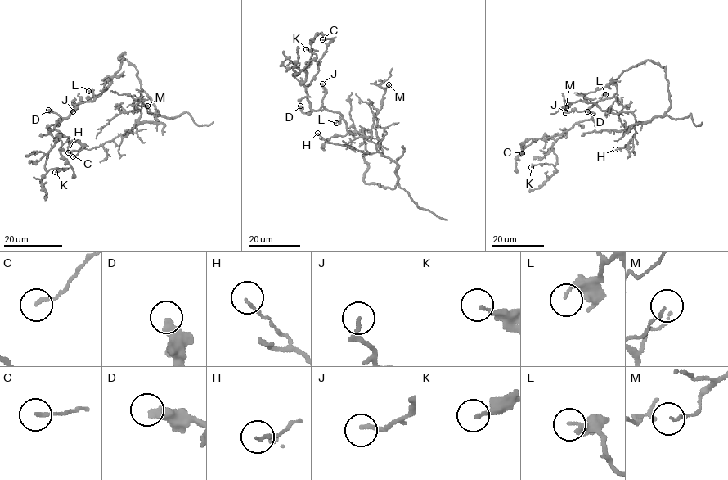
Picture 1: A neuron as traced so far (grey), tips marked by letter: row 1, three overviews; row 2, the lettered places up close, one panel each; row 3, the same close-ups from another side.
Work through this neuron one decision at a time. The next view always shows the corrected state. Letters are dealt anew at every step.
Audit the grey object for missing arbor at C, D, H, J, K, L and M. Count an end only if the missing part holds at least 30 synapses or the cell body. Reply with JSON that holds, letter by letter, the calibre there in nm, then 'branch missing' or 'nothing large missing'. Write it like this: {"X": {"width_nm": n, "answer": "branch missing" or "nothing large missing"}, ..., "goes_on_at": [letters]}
{"C": {"width_nm": 150, "answer": "nothing large missing"}, "D": {"width_nm": 400, "answer": "nothing large missing"}, "H": {"width_nm": 140, "answer": "nothing large missing"}, "J": {"width_nm": 180, "answer": "nothing large missing"}, "K": {"width_nm": 170, "answer": "nothing large missing"}, "L": {"width_nm": 120, "answer": "nothing large missing"}, "M": {"width_nm": 90, "answer": "nothing large missing"}, "goes_on_at": []}

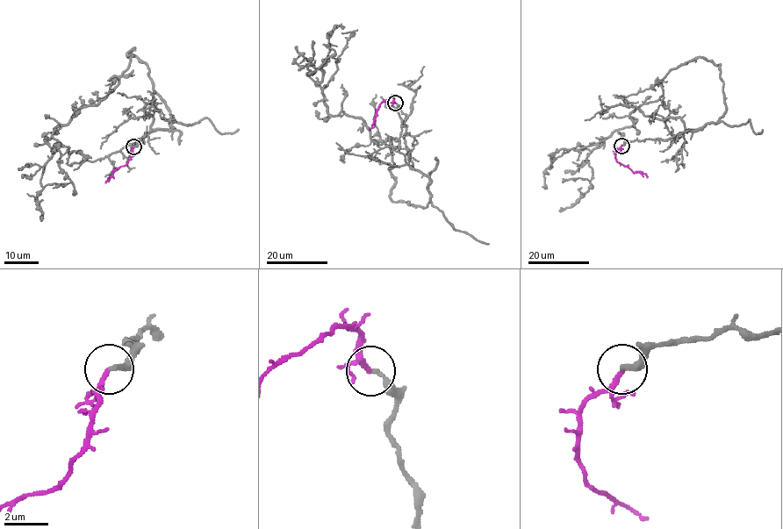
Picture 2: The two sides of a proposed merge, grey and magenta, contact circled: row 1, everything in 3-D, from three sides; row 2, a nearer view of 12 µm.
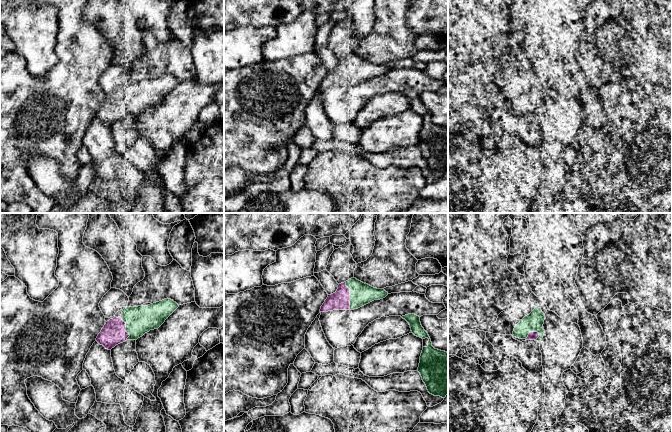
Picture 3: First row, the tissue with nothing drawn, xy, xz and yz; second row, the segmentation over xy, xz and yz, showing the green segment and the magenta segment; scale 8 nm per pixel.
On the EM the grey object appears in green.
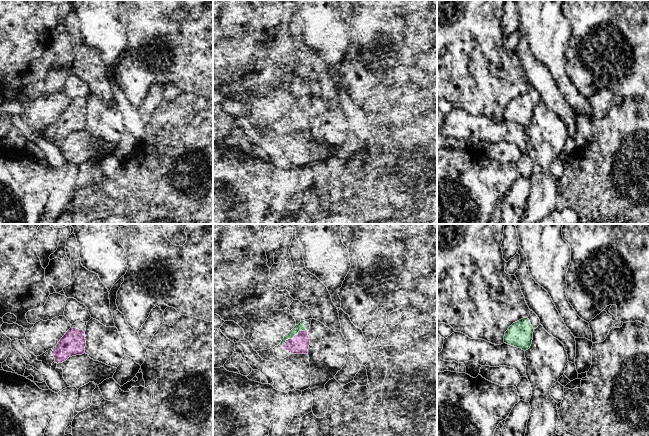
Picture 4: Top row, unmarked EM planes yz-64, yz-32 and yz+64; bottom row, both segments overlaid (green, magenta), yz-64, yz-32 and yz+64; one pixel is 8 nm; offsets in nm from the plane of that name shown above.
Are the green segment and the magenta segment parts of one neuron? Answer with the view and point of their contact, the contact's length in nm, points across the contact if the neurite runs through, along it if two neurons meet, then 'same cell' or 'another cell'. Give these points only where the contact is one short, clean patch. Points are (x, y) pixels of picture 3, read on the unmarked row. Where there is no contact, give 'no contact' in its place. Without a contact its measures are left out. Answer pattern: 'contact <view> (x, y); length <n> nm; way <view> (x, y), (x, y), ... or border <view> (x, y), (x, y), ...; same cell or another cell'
contact xz (350, 72); length 220 nm; same cell

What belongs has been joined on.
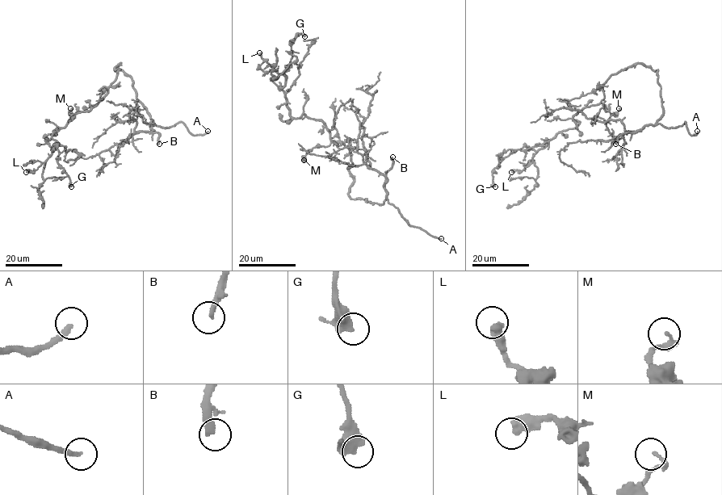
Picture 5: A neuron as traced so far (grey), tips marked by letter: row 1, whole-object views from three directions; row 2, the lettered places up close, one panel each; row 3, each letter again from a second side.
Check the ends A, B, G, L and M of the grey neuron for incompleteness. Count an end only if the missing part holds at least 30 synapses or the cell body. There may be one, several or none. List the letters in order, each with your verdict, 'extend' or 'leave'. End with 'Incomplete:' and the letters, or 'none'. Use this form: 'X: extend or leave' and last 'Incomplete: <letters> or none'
A: extend
B: extend
G: leave
L: leave
M: leave
Incomplete: A, B

